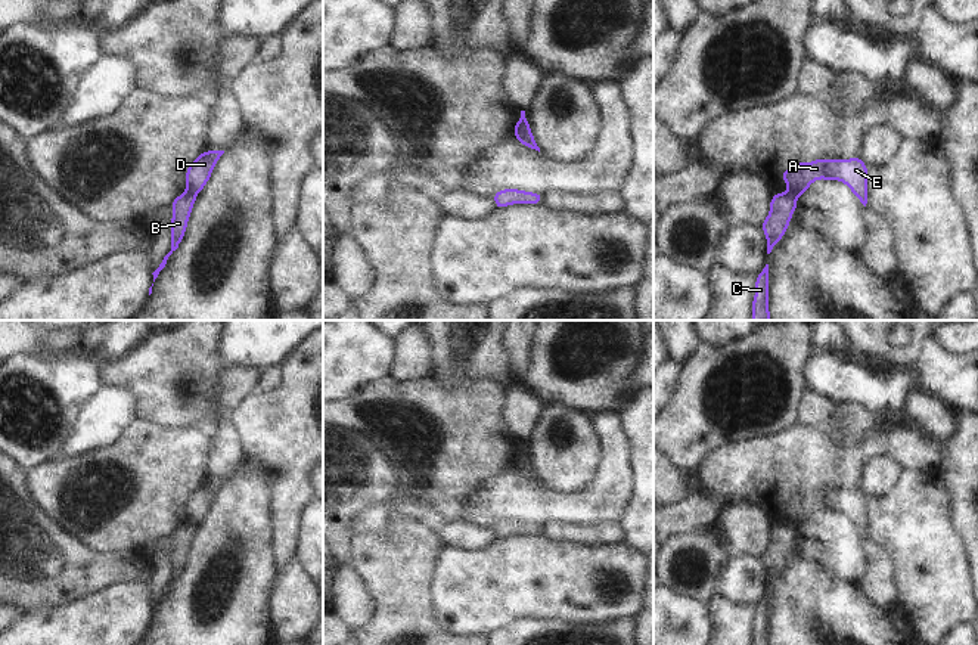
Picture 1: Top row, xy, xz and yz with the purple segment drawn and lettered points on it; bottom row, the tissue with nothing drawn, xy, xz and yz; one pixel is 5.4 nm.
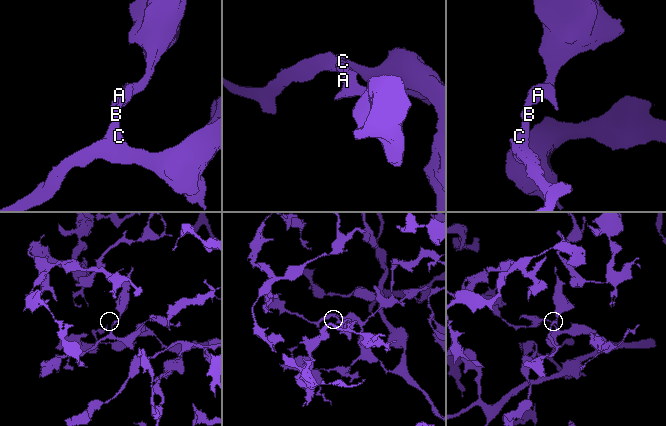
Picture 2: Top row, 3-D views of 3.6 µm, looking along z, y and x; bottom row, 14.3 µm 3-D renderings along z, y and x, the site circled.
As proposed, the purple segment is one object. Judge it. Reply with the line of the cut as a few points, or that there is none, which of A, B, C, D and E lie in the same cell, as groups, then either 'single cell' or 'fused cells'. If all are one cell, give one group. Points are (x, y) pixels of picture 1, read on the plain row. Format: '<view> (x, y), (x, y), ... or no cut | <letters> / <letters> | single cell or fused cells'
xy (186, 521), (195, 527) | A D E / B C | fused cells

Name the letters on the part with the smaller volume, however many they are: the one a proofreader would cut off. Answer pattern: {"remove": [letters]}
{"remove": ["A", "D", "E"]}

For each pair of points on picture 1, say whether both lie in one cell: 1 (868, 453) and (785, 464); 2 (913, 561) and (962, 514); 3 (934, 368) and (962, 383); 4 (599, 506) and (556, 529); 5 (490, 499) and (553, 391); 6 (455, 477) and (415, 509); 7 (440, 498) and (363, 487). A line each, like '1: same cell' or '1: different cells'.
1: same cell
2: different cells
3: same cell
4: different cells
5: different cells
6: different cells
7: different cells

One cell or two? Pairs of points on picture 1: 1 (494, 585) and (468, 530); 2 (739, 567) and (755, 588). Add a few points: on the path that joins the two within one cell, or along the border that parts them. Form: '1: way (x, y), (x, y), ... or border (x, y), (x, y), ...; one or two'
1: border (496, 539), (481, 548), (447, 546); two
2: way (739, 571), (751, 583); one

